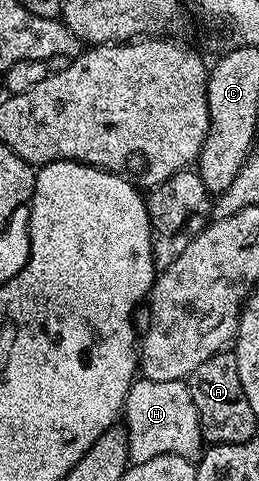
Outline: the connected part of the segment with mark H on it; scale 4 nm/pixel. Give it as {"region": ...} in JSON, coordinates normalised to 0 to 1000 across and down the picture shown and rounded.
{"region":[[[514,790],[479,830],[471,881],[494,900],[494,952],[510,965],[544,965],[598,948],[699,948],[757,960],[780,946],[764,852],[710,790]]]}

